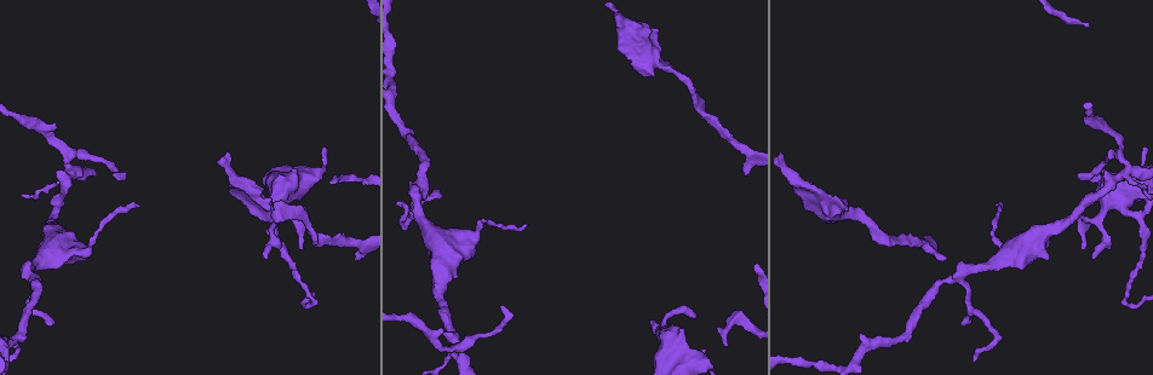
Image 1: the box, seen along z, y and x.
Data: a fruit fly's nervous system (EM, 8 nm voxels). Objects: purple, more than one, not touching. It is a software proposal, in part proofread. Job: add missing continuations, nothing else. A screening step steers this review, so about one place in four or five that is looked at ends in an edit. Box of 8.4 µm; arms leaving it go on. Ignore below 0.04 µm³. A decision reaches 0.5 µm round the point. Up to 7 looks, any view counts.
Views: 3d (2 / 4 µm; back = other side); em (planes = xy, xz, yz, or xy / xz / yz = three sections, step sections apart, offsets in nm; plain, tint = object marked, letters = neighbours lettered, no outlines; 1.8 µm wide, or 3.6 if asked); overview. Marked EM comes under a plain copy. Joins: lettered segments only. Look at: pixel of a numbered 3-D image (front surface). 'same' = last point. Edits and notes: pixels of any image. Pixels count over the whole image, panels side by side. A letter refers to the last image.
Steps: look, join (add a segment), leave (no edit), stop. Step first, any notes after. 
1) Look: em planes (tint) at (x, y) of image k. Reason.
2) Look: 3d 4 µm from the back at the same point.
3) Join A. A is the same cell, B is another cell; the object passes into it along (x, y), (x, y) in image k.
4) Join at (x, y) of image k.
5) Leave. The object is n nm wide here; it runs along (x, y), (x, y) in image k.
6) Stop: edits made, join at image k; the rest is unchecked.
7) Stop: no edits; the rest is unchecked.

Look: em 3.6 µm yz step 16 (letters) at (501, 306) of image 1. Tapers out.

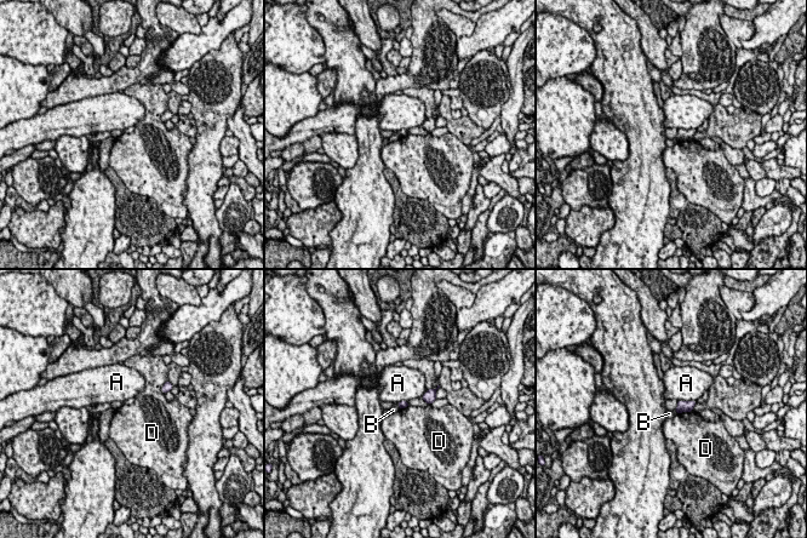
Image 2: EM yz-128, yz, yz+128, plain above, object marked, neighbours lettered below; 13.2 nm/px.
Leave. A, B and D are other cells; a border runs along (396, 404), (399, 408) in image 2; none of them fits.

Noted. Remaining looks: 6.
Look: em planes (letters) at (264, 257) of image 1. Free end.

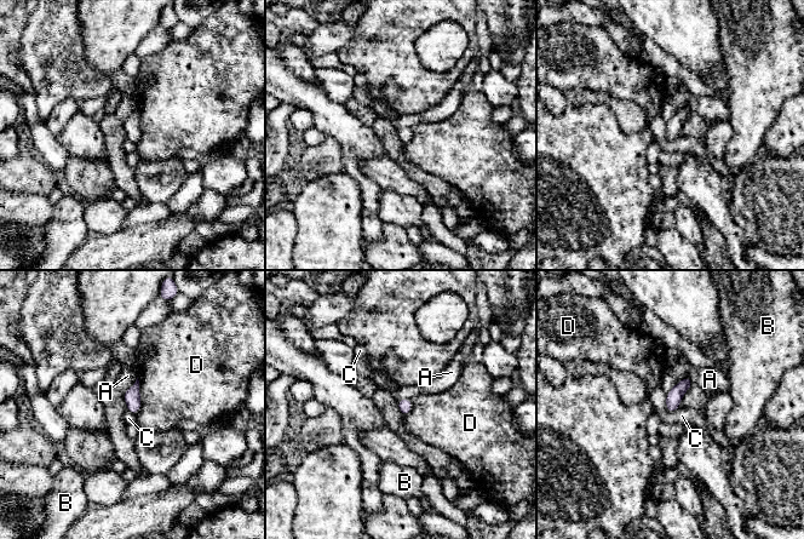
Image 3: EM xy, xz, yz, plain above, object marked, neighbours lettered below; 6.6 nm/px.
Leave. A, B, C and D are other cells; no lettered segment goes on from it.

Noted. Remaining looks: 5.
Look: em yz step 8 (letters) at (359, 258) of image 1. Tapers out.

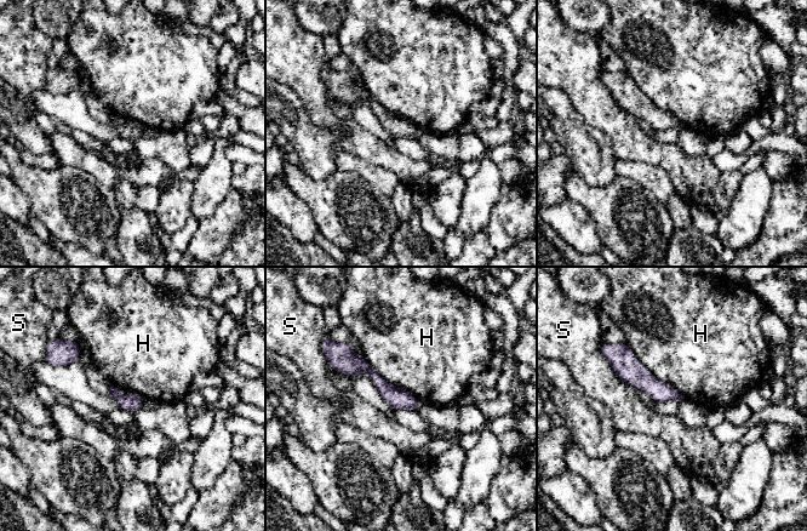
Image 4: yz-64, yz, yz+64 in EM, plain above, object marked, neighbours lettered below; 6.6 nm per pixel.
Leave. H and S are other cells; none of them fits.

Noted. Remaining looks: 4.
Stop: no edits; the rest is unchecked.

